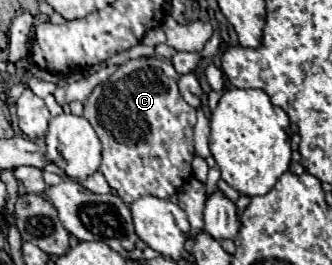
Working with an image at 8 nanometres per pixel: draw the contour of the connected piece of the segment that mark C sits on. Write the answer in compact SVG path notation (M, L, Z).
M164 56L128 60L120 64L118 70L104 84L98 84L84 102L82 116L92 124L102 142L100 172L104 174L110 188L116 190L126 204L132 204L142 196L170 198L192 176L190 168L194 158L192 128L196 124L196 110L190 104L186 104L186 100L180 96L178 78L180 74L174 70L172 62Z

